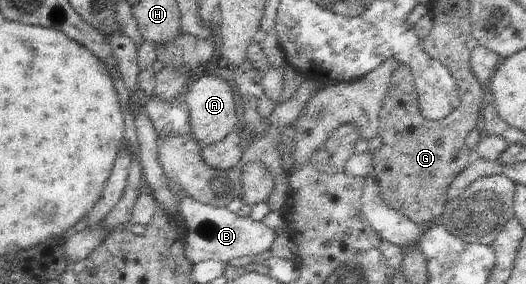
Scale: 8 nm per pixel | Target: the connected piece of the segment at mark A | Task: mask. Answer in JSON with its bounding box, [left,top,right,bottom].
[183,74,241,148]

